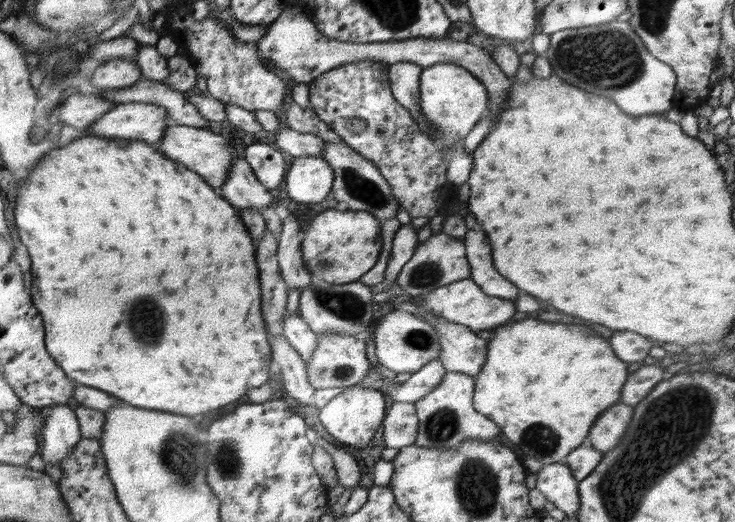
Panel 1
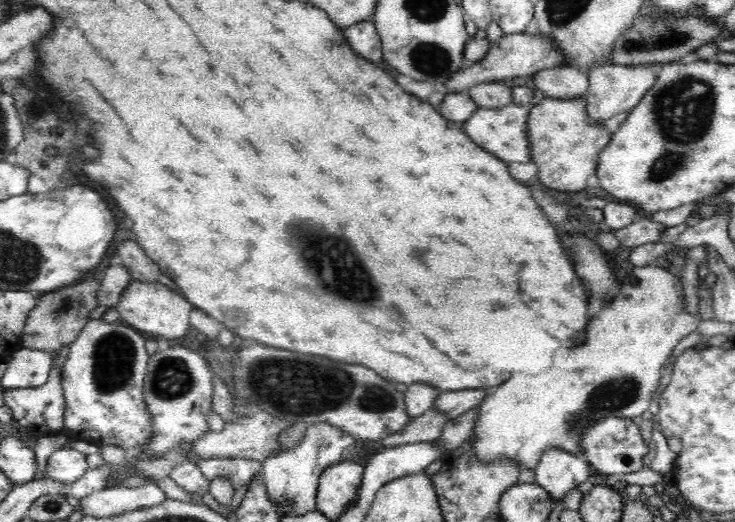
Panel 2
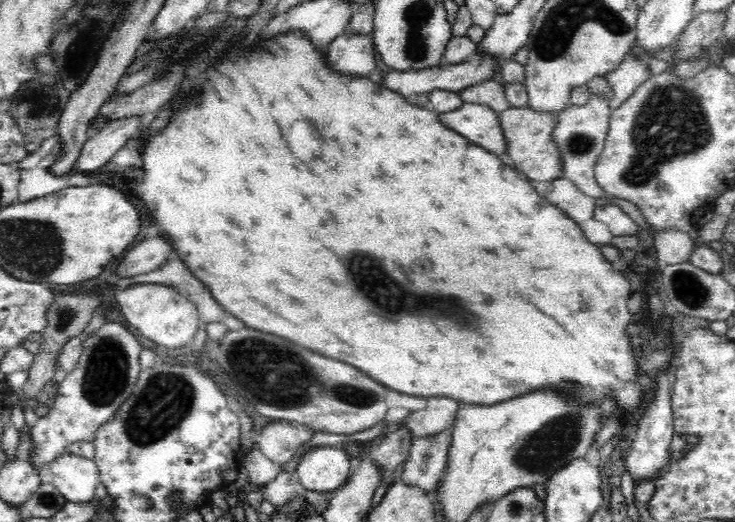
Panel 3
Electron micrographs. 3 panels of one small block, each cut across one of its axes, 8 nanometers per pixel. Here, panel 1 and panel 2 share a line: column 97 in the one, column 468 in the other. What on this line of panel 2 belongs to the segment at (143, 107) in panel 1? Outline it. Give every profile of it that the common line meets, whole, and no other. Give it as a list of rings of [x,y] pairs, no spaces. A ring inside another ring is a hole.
[[[513,102],[502,108],[478,108],[466,122],[461,124],[461,128],[476,144],[496,155],[500,160],[526,164],[531,161],[526,120],[533,106],[531,103],[519,105]]]

